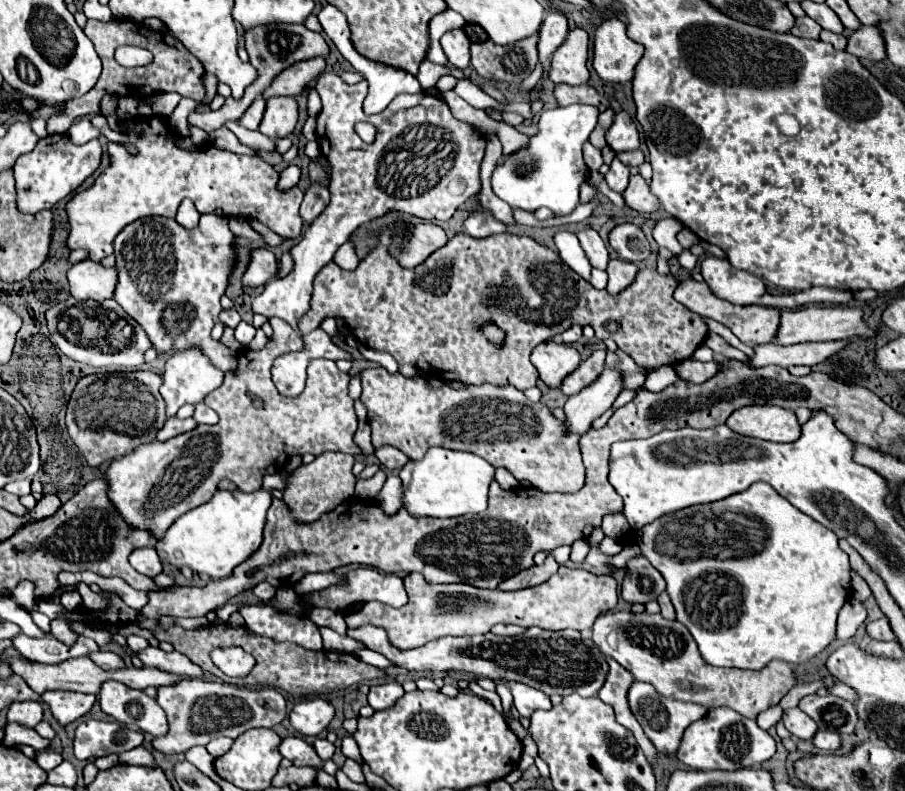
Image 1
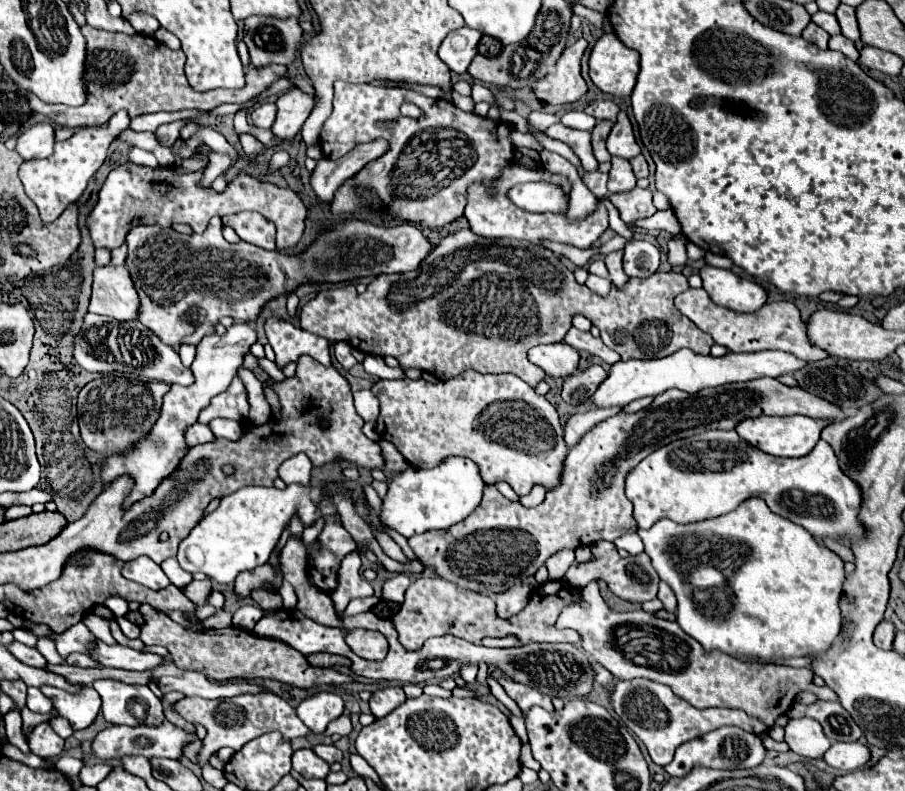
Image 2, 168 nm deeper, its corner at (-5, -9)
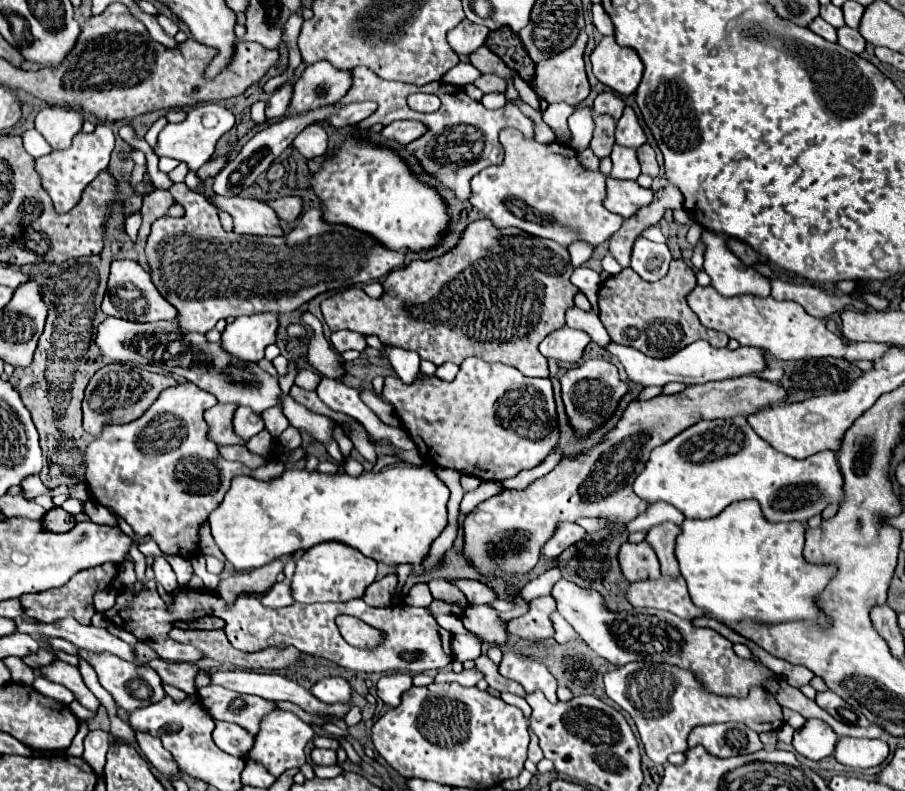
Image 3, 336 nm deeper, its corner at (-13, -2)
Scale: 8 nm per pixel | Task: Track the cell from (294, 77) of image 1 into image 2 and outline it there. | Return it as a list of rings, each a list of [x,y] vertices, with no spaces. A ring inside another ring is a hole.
[[[90,25],[82,27],[82,35],[86,37],[86,81],[88,81],[86,103],[82,107],[50,105],[30,95],[32,111],[50,117],[58,127],[66,127],[66,129],[104,125],[120,109],[126,109],[130,117],[136,117],[136,115],[156,113],[156,111],[180,111],[180,109],[210,111],[220,103],[248,103],[258,95],[262,95],[274,81],[284,77],[288,71],[284,65],[268,65],[264,69],[256,69],[254,65],[248,65],[244,89],[212,89],[206,93],[198,93],[190,89],[186,81],[186,75],[184,75],[186,55],[182,51],[172,51],[148,35],[108,33],[108,31],[94,29]]]

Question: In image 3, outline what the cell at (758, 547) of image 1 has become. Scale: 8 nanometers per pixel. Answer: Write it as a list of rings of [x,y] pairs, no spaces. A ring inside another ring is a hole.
[[[736,502],[714,518],[684,520],[682,532],[676,540],[676,558],[680,562],[680,572],[688,582],[692,602],[704,608],[710,618],[724,624],[736,624],[744,618],[764,624],[780,624],[790,620],[816,620],[822,624],[824,618],[814,602],[836,574],[834,566],[812,566],[804,560],[804,526],[800,522],[772,524],[764,520],[758,508],[758,502]]]

